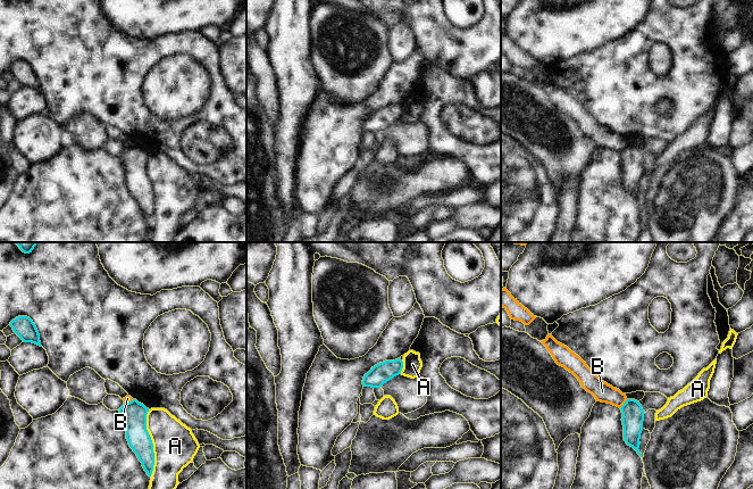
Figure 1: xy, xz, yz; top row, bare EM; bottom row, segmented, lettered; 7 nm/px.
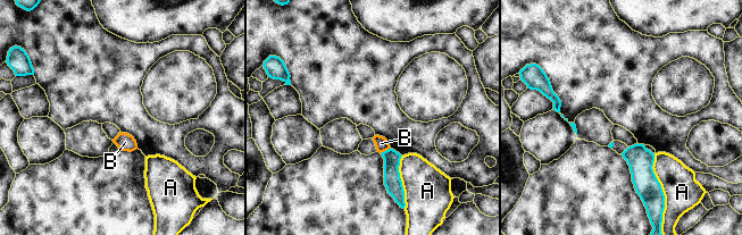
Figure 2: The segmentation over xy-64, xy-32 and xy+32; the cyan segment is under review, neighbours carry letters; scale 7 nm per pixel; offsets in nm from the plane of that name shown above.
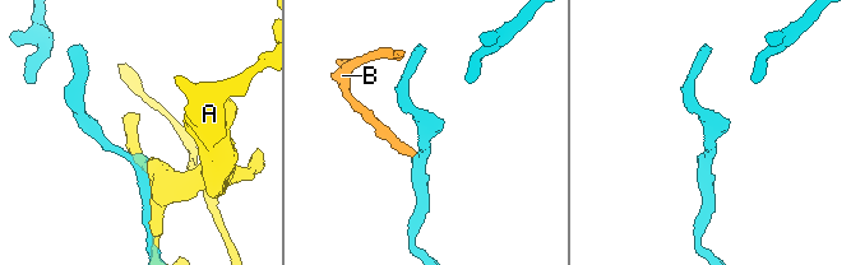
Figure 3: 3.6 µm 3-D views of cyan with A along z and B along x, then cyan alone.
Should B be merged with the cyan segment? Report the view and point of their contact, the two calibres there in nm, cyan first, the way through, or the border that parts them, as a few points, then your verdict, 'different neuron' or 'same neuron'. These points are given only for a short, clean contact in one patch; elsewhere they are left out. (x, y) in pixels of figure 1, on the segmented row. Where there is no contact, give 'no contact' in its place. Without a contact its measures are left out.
contact yz (624, 404); calibres 160 and 140 nm; border yz (627, 399), (620, 408); different neuron

